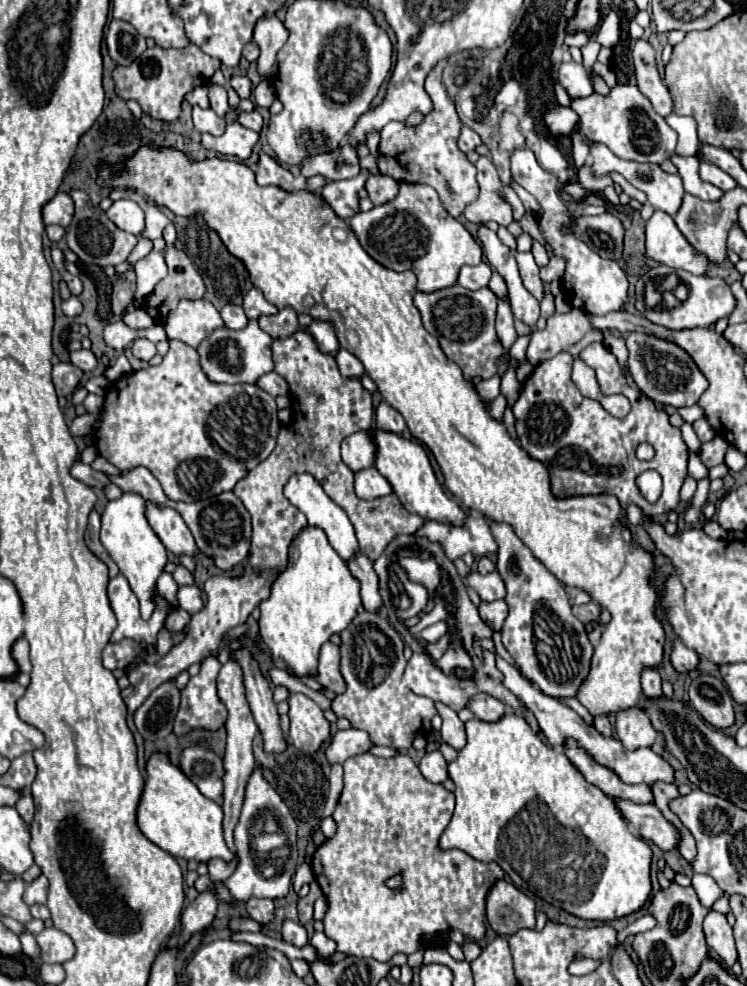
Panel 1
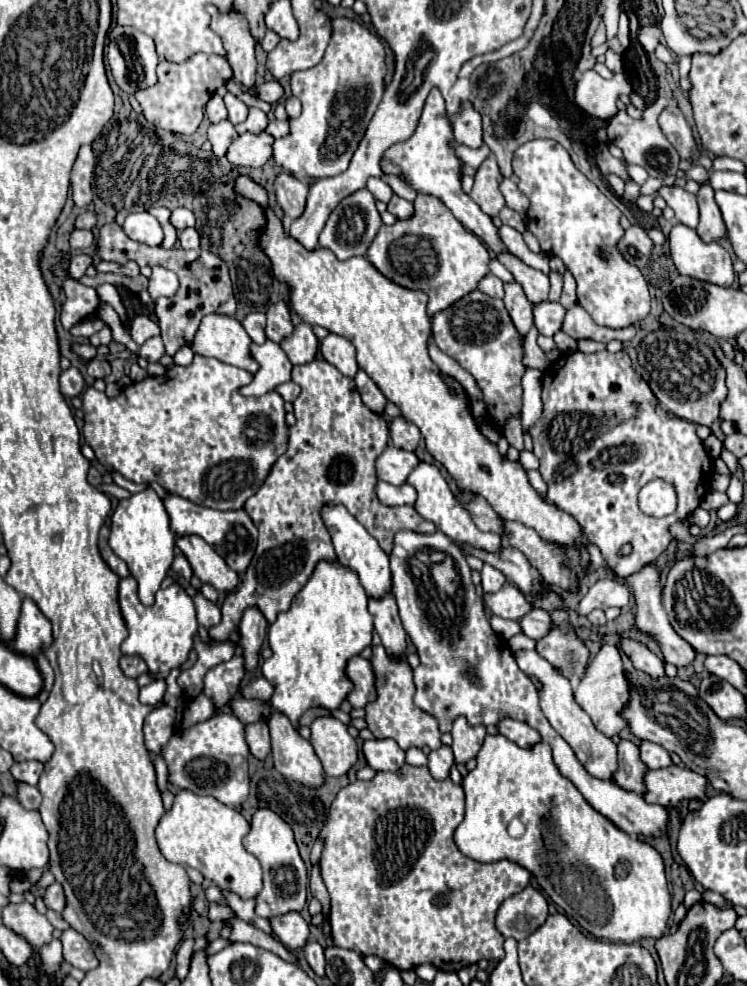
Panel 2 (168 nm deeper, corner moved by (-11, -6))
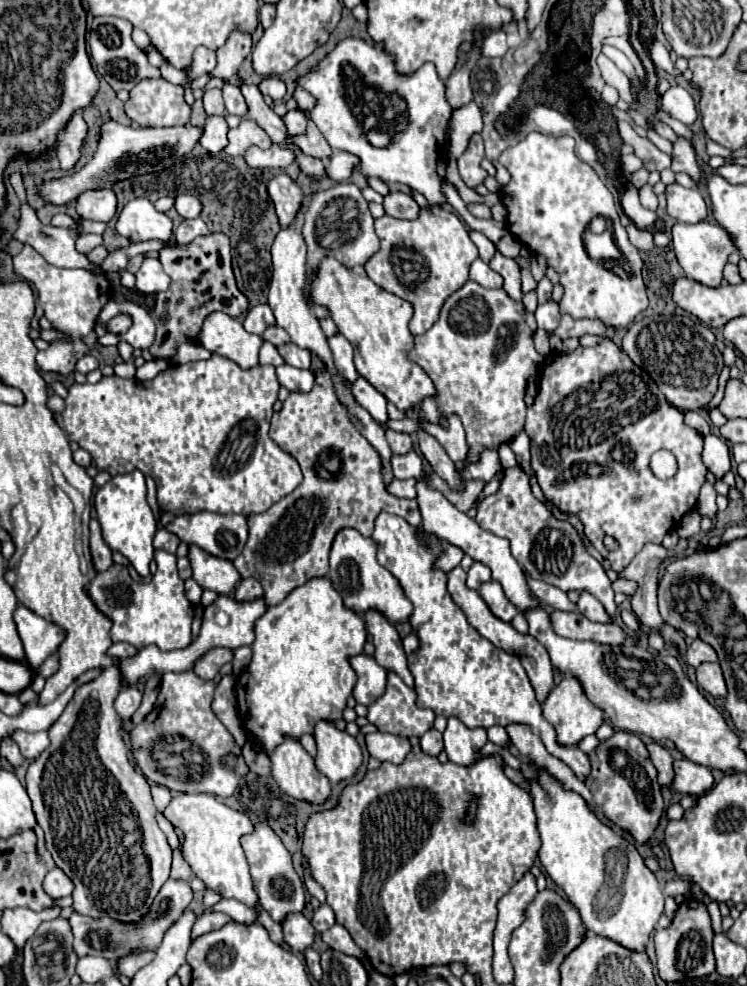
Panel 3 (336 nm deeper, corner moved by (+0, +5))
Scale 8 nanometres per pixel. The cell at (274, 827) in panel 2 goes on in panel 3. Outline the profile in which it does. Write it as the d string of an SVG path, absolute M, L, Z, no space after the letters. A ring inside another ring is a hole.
M258 823L256 831L242 839L242 847L244 847L248 863L250 863L250 873L254 879L256 893L260 897L260 905L272 915L272 919L276 923L282 923L286 919L286 915L302 913L304 905L306 905L304 883L298 877L298 873L294 871L292 857L290 857L288 849L284 847L284 843L280 841L280 837L268 825Z

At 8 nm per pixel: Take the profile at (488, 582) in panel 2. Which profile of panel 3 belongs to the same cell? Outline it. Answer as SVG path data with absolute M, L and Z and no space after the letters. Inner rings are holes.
M474 563L474 565L470 567L470 571L468 571L466 585L468 585L470 589L480 589L480 585L482 585L484 581L490 581L490 571L488 571L488 567L484 567L482 563Z

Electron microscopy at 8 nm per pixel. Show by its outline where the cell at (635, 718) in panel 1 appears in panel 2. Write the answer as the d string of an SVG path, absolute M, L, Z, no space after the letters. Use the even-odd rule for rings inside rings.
M641 742L639 744L639 756L643 760L643 764L647 768L663 768L663 766L669 766L671 764L671 758L669 758L669 752L663 750L661 746L655 746L651 742Z

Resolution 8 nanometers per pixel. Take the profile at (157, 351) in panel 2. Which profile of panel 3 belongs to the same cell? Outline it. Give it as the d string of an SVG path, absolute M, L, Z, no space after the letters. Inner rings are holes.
M112 299L102 308L98 316L98 323L105 326L110 319L120 313L126 313L132 319L132 327L124 335L102 337L98 343L110 345L110 341L112 343L126 341L134 349L148 349L154 343L156 325L154 325L154 319L150 317L150 313L144 307L140 307L138 303L134 303L134 301L114 301Z

